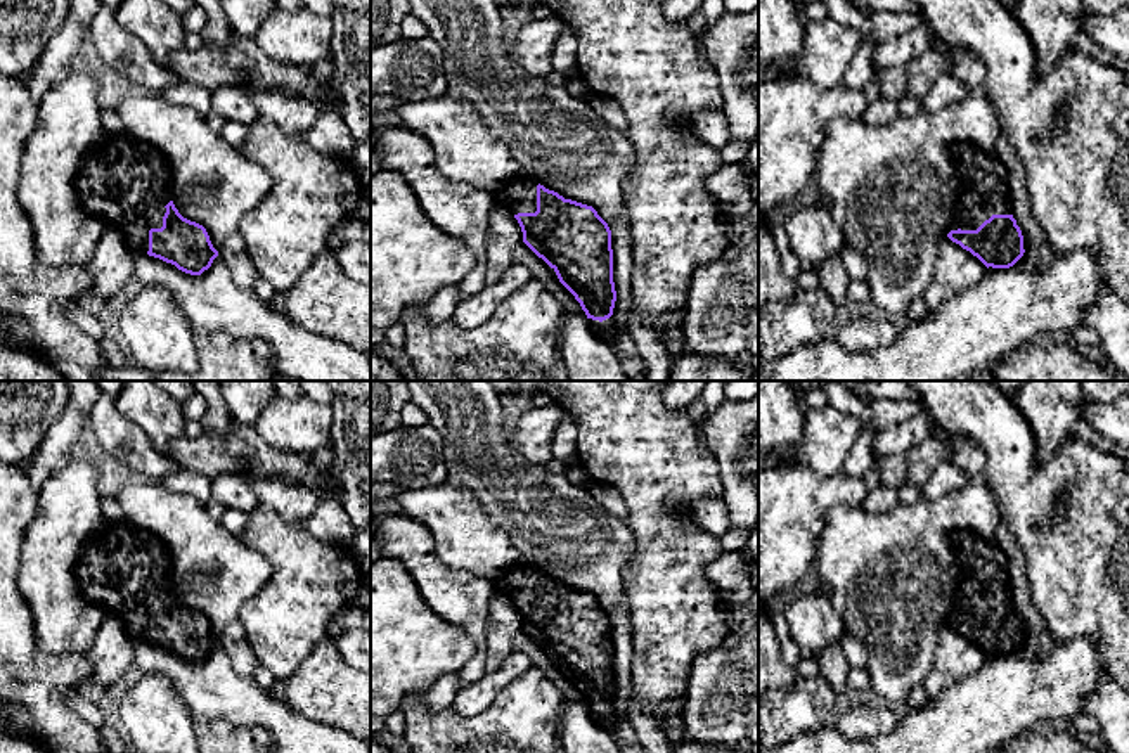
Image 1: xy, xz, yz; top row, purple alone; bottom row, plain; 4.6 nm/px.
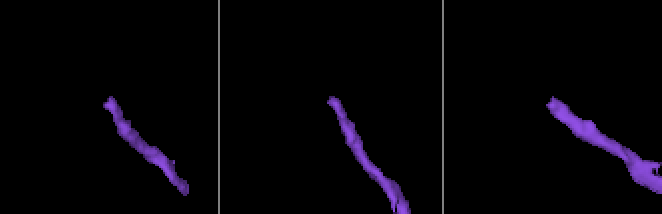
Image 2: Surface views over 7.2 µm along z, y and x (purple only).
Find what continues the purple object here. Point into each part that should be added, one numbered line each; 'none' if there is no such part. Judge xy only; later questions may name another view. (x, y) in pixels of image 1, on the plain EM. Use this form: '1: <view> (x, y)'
1: xy (123, 568)

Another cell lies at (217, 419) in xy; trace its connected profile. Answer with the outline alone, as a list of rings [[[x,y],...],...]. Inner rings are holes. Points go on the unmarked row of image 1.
[[[192,381],[192,386],[206,400],[206,412],[201,419],[204,433],[225,436],[235,421],[225,405],[220,381]]]

